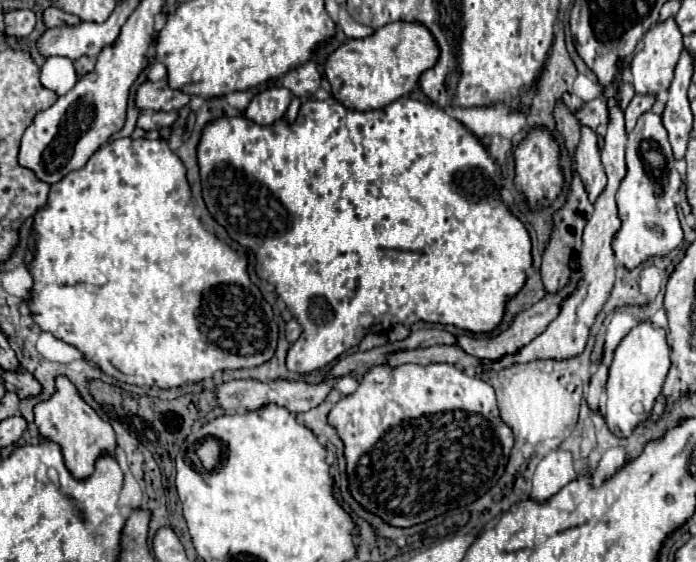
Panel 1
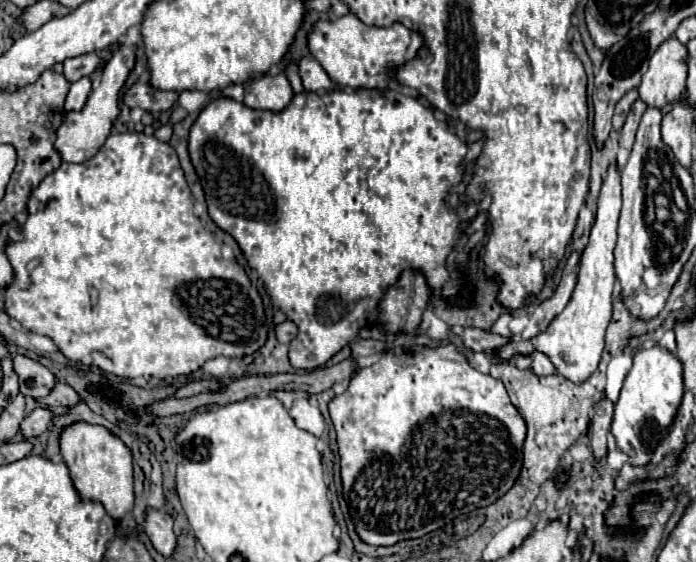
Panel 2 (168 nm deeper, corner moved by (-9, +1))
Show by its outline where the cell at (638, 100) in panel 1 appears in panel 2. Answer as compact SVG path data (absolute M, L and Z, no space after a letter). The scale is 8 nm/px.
M637 100L637 102L633 104L633 108L631 108L631 112L629 112L629 116L627 116L627 120L625 120L621 132L619 132L619 134L621 134L621 136L619 136L619 146L621 146L621 148L631 150L631 146L633 146L633 142L635 142L637 126L639 126L639 120L641 120L645 108L647 108L647 104L641 102L641 100Z

